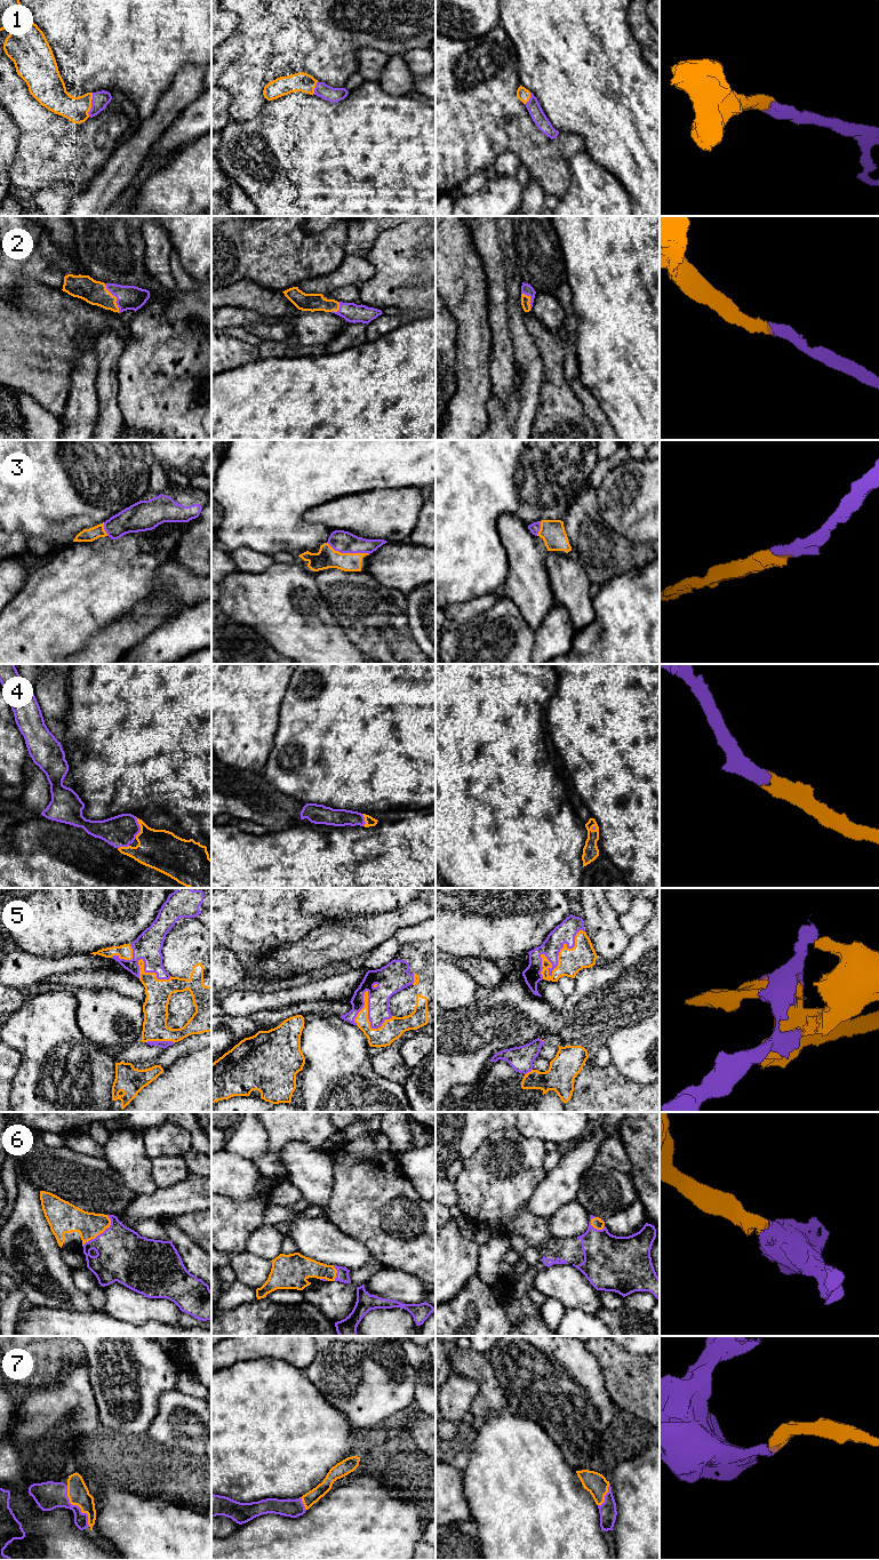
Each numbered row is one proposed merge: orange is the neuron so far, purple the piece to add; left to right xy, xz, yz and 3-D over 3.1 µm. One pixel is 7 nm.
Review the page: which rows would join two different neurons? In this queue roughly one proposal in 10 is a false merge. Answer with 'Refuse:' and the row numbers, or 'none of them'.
Refuse: 5

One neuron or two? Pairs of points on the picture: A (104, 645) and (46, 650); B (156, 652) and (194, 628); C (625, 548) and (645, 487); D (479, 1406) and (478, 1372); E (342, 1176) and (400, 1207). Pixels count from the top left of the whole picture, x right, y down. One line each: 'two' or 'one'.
A: two
B: one
C: two
D: one
E: one

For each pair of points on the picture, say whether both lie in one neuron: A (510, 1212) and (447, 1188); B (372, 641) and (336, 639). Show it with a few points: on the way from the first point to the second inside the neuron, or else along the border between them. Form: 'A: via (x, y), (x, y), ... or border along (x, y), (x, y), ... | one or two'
A: border along (453, 1182), (456, 1189), (457, 1204) | two
B: border along (335, 617), (346, 638), (361, 652) | two

